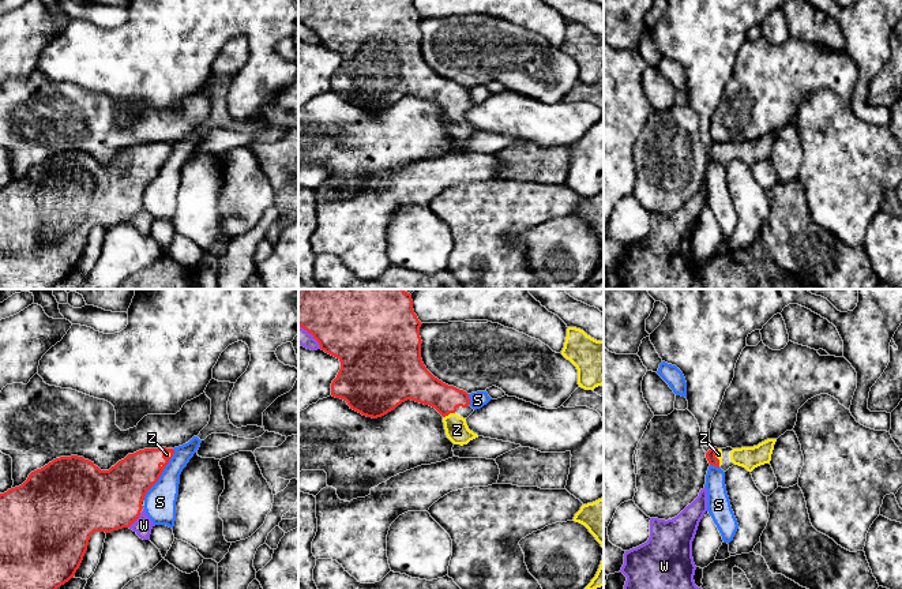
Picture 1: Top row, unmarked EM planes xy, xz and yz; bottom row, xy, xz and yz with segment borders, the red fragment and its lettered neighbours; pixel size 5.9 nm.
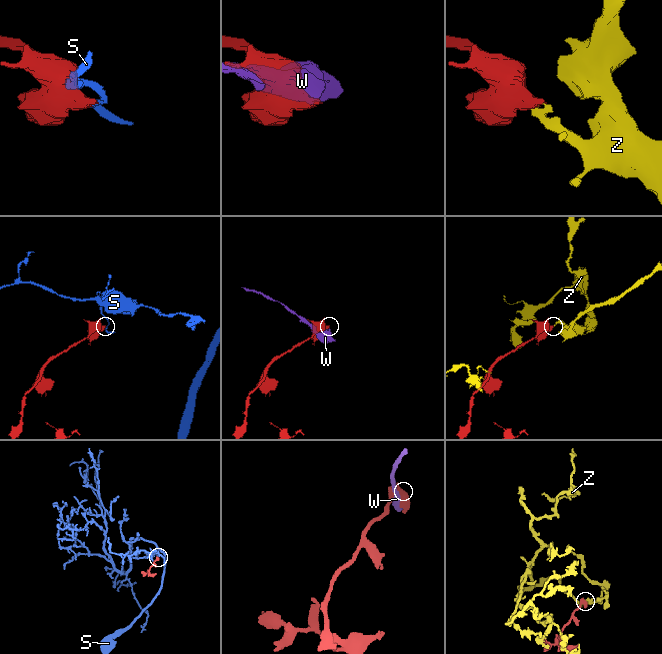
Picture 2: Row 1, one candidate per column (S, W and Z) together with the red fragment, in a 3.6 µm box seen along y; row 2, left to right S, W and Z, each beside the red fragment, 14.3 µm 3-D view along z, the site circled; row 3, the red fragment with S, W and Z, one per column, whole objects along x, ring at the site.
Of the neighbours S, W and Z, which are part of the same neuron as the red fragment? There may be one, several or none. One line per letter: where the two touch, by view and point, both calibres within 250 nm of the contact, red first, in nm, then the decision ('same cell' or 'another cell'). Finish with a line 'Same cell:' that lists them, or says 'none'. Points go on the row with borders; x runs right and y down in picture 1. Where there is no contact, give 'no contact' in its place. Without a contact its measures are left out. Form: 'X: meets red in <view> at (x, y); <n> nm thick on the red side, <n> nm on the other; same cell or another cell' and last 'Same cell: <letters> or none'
S: meets red in xy at (161, 473); 280 nm thick on the red side, 190 nm on the other; another cell
W: meets red in xy at (135, 520); 360 nm thick on the red side, 110 nm on the other; another cell
Z: meets red in xz at (448, 413); 200 nm thick on the red side, 140 nm on the other; same cell
Same cell: Z

